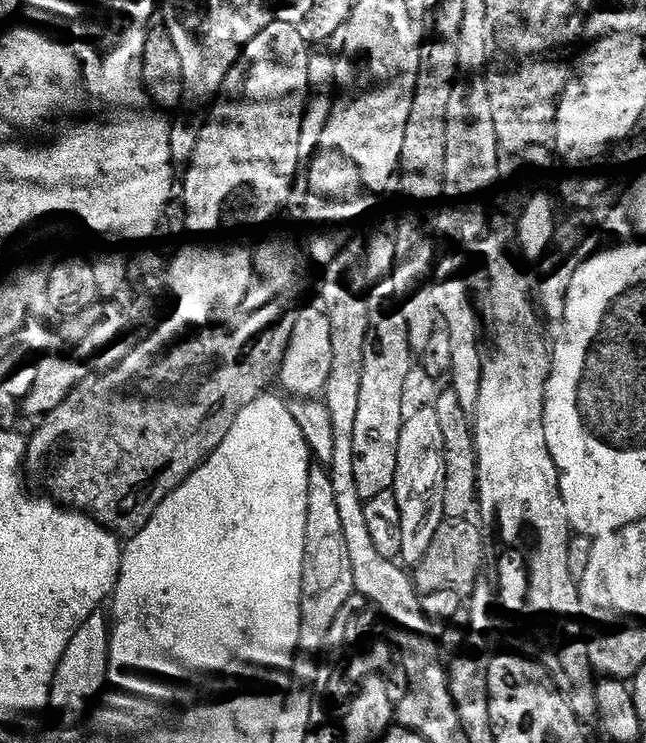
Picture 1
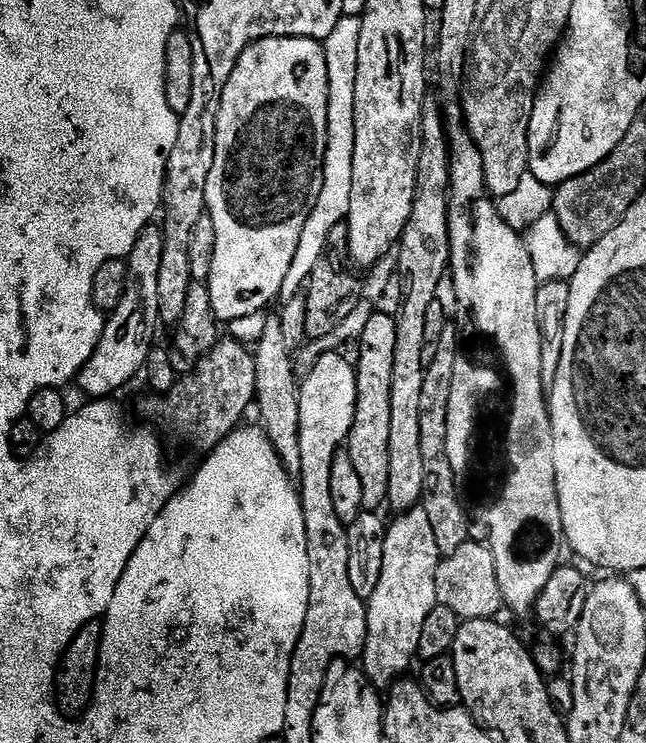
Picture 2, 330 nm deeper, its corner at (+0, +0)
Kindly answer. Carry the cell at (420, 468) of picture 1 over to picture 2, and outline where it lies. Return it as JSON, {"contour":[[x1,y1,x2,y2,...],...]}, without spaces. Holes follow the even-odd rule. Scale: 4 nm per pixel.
{"contour":[[423,506,410,509,409,512,397,515,396,521,388,524,388,533,382,554,382,578,378,578,378,590,366,601,368,609,368,633,362,653,362,671,377,690,391,689,397,680,405,675,412,660,417,659,418,637,422,635,422,625,430,610,436,603,436,571,442,559,438,550,438,542,434,542,434,530,430,526,430,517]]}

